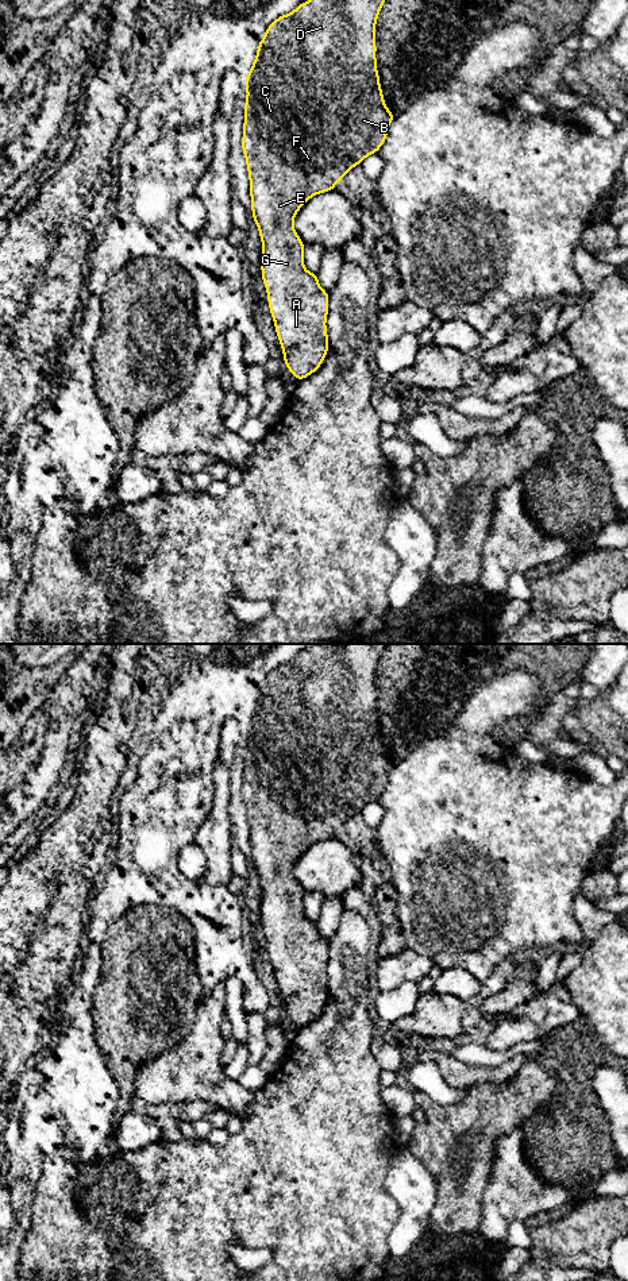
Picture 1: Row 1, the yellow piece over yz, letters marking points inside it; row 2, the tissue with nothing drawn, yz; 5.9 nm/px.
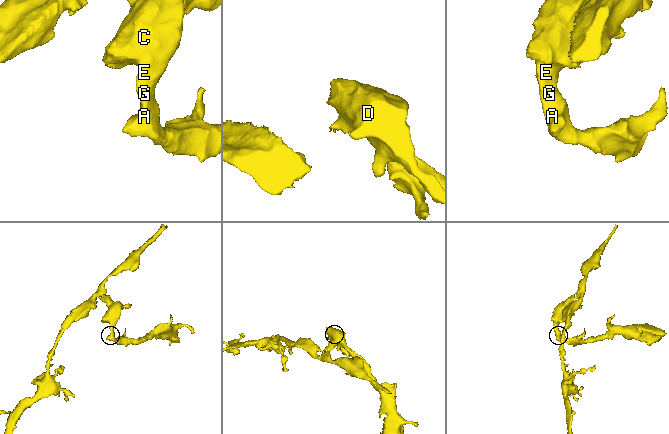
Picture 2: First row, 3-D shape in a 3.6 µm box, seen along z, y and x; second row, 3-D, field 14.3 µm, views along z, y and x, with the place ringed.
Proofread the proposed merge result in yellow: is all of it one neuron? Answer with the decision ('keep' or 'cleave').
keep

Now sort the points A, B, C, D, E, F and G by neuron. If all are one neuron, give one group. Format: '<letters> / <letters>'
A B C D E F G

